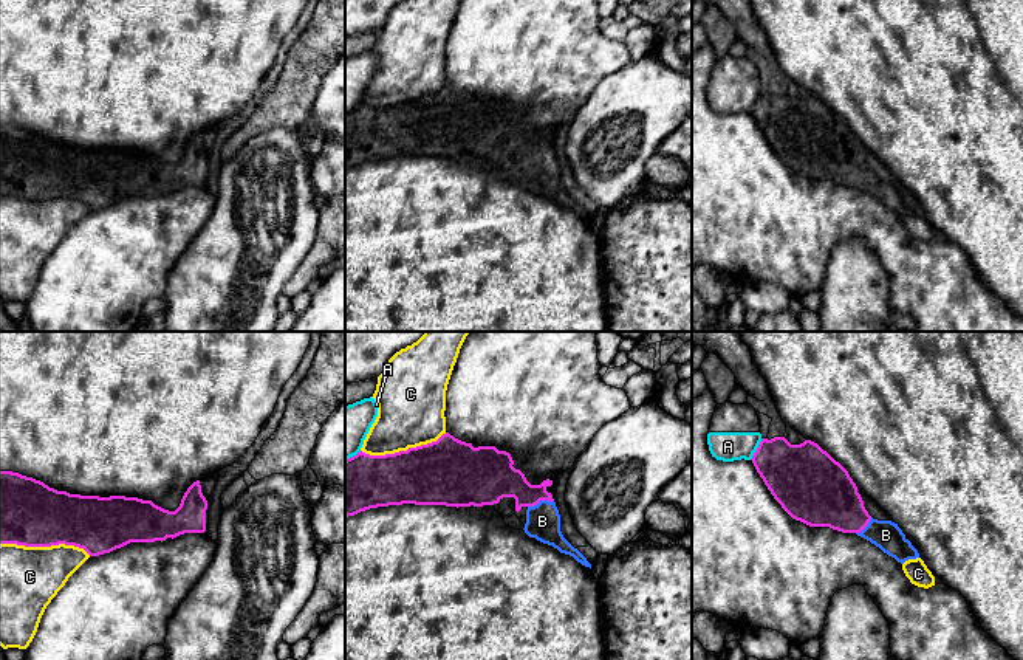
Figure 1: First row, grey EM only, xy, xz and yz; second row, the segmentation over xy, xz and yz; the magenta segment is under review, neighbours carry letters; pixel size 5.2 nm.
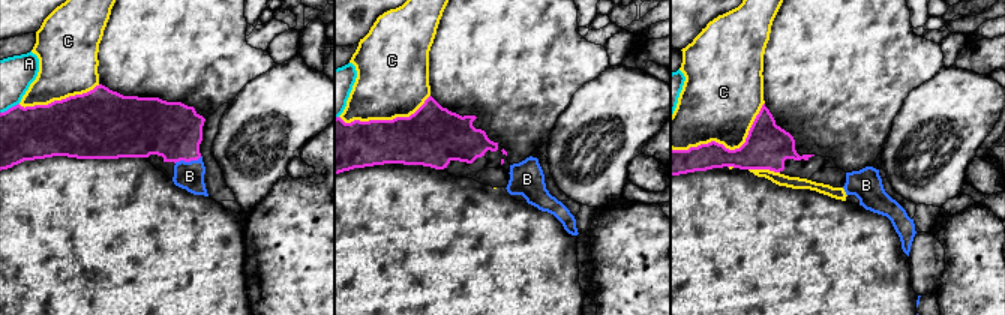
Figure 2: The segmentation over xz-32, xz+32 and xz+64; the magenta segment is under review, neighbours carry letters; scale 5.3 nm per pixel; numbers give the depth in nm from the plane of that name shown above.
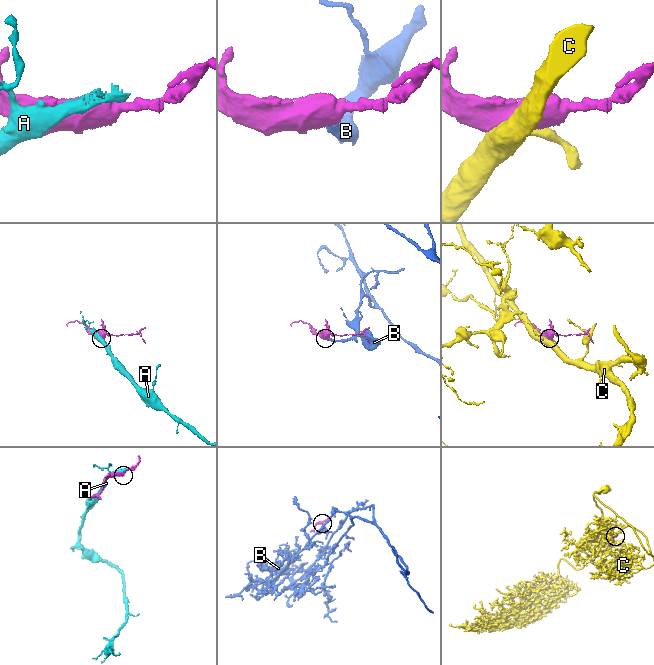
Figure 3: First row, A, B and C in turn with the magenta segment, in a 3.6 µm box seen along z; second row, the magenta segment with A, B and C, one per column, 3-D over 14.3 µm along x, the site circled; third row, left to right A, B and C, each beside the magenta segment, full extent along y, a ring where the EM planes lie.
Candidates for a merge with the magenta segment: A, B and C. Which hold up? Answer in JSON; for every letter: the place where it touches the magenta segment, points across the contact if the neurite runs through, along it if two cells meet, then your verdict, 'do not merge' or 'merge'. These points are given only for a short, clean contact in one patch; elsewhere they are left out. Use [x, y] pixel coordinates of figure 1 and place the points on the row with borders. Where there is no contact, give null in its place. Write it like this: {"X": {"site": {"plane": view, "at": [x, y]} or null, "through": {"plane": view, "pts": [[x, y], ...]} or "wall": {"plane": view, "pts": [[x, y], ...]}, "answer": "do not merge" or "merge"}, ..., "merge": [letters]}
{"A": {"site": {"plane": "yz", "at": [757, 450]}, "answer": "do not merge"}, "B": {"site": {"plane": "xz", "at": [540, 499]}, "through": {"plane": "xz", "pts": [[497, 479], [540, 499], [542, 521]]}, "answer": "merge"}, "C": {"site": {"plane": "xy", "at": [45, 546]}, "answer": "do not merge"}, "merge": ["B"]}

